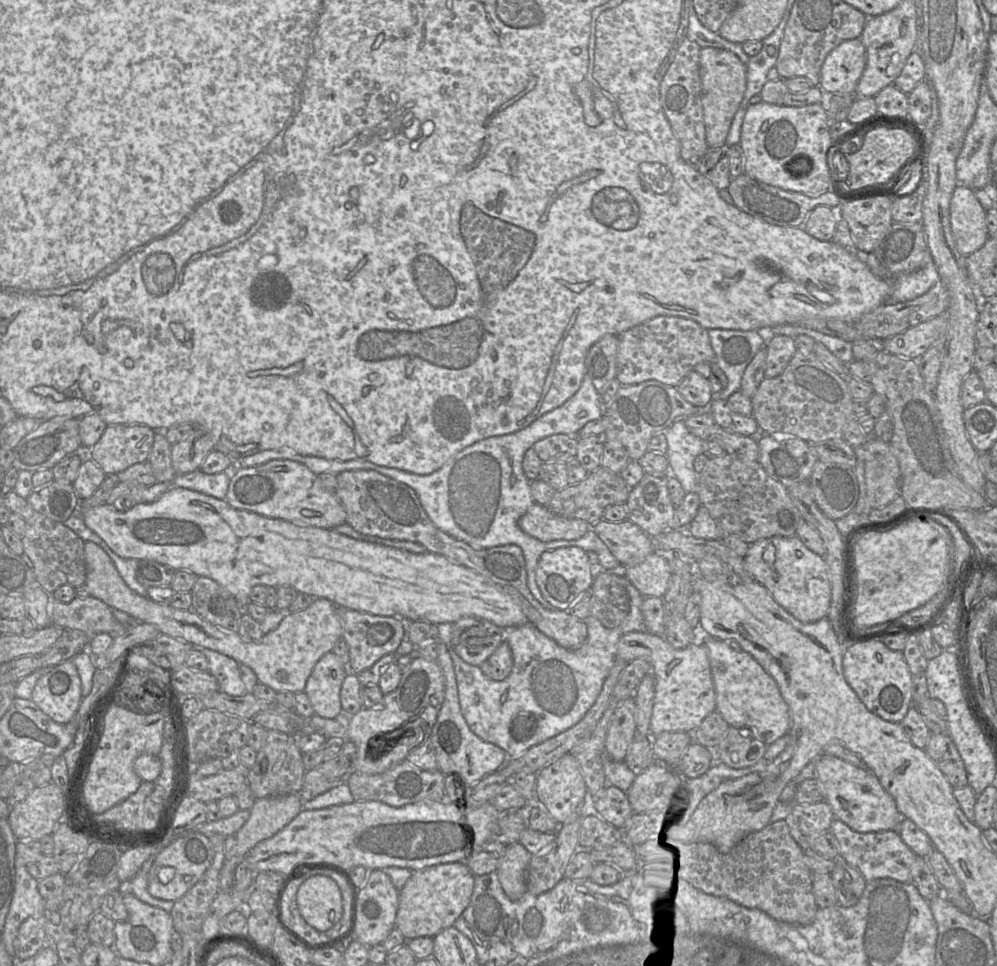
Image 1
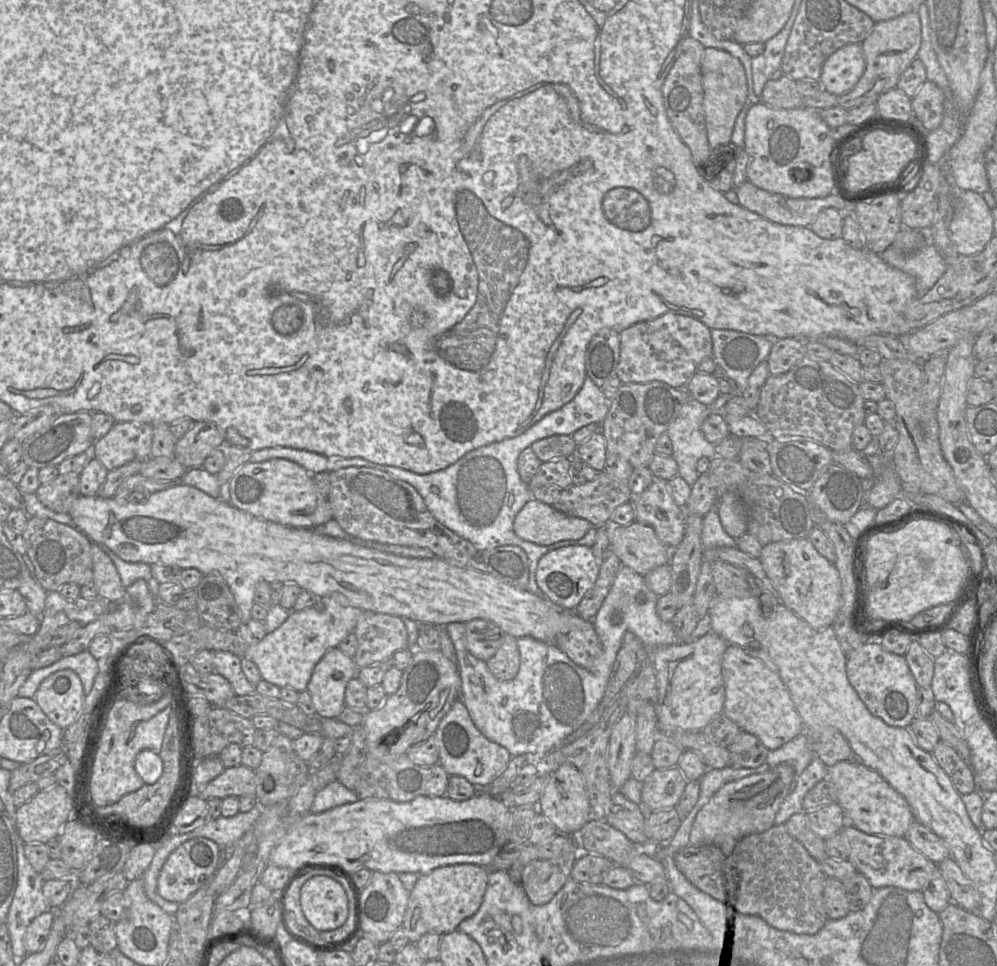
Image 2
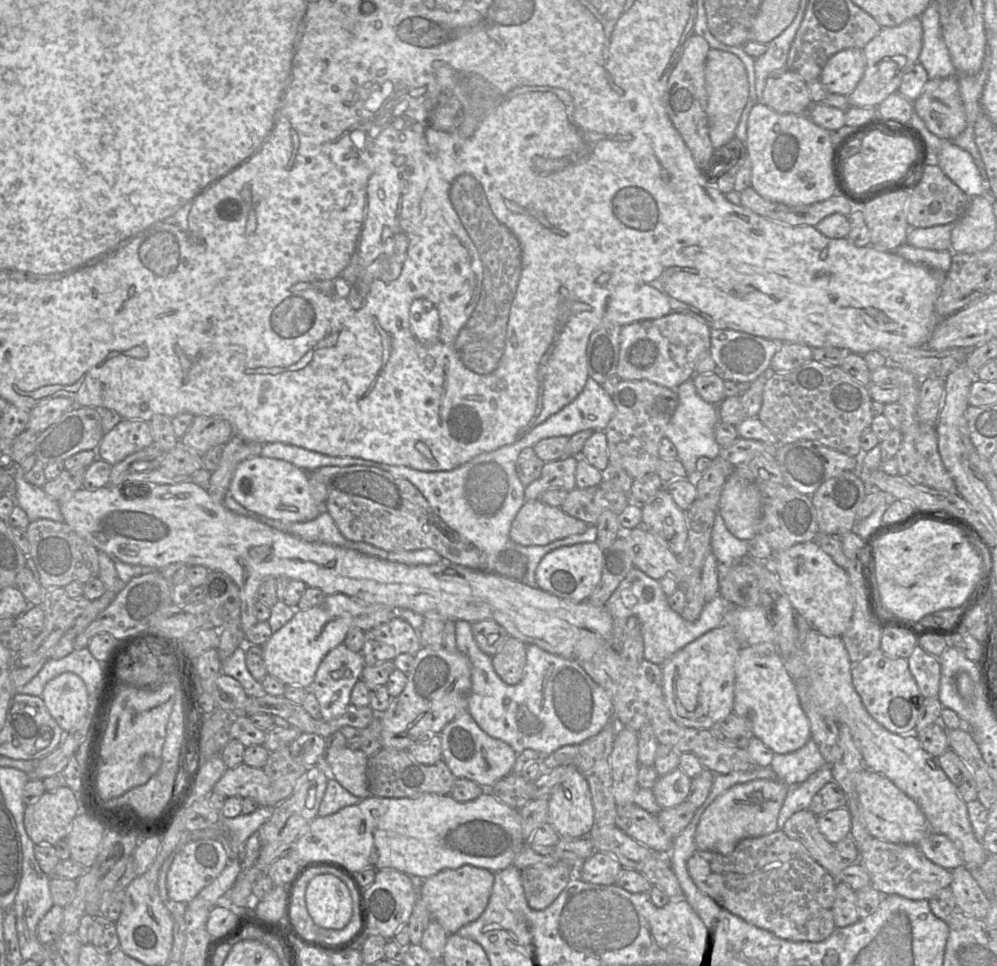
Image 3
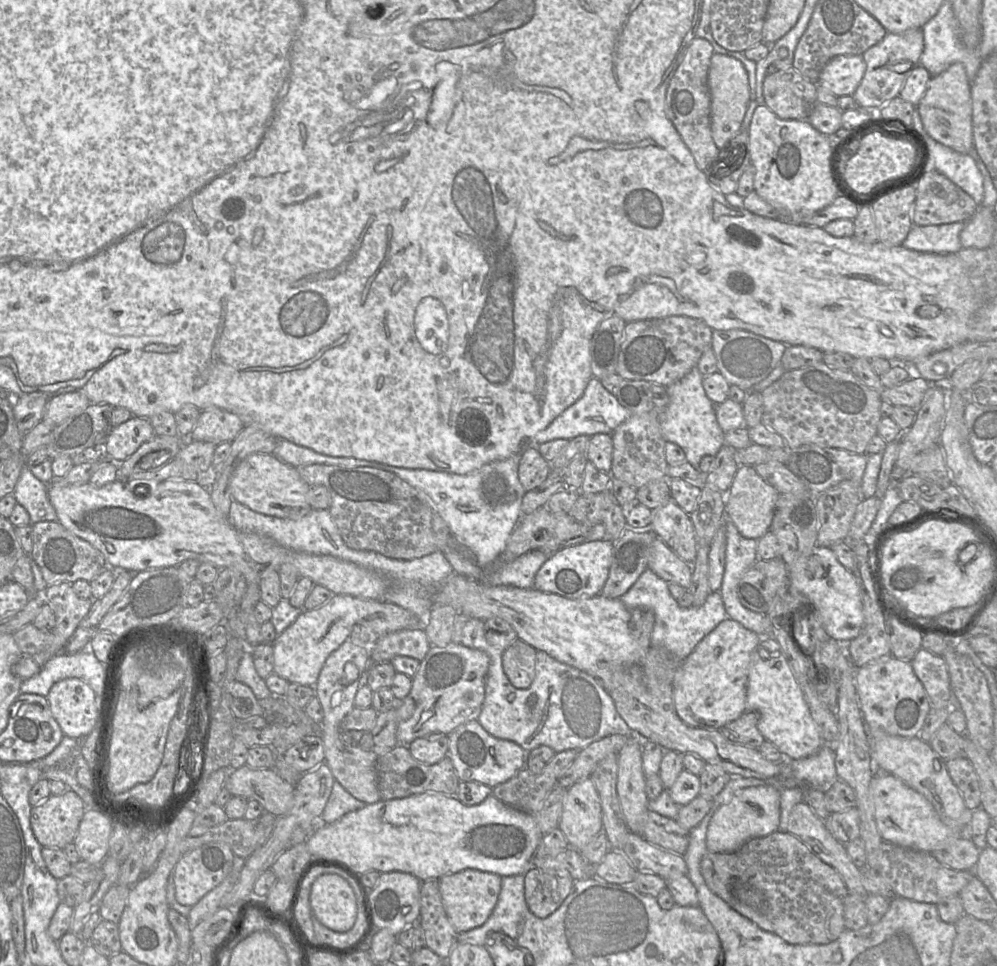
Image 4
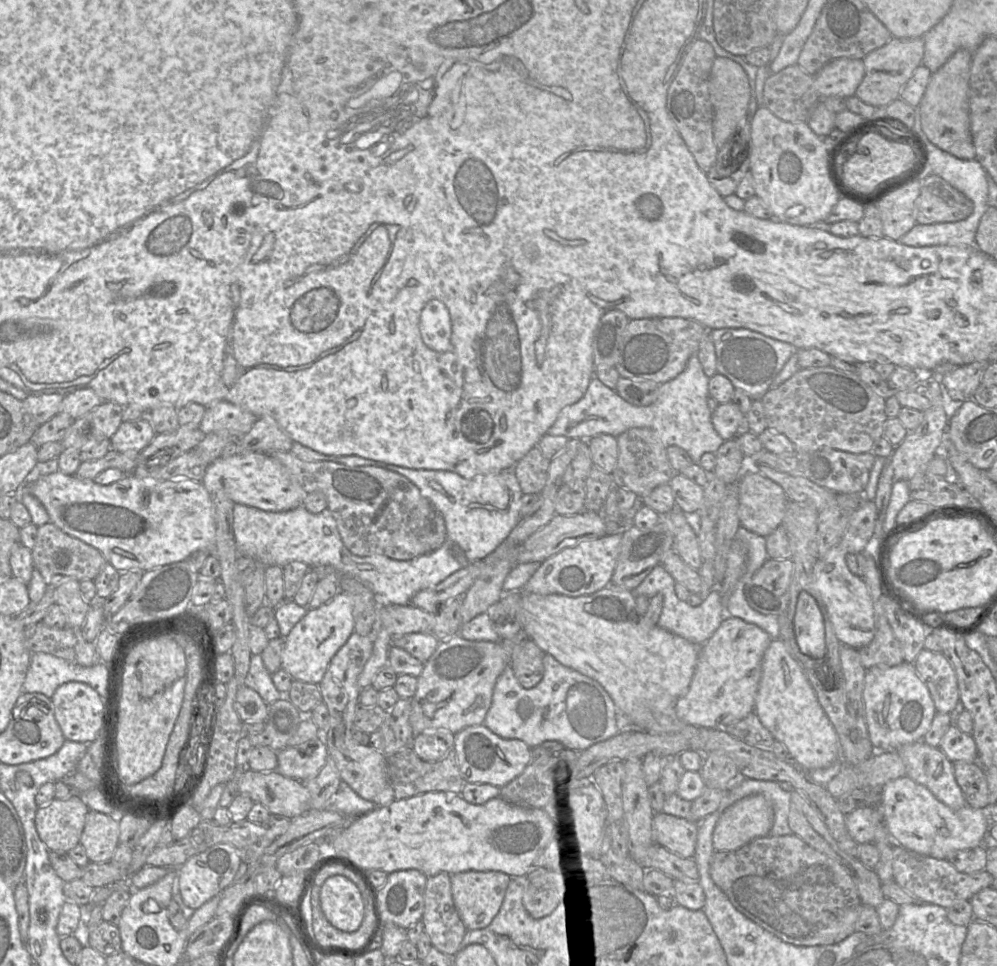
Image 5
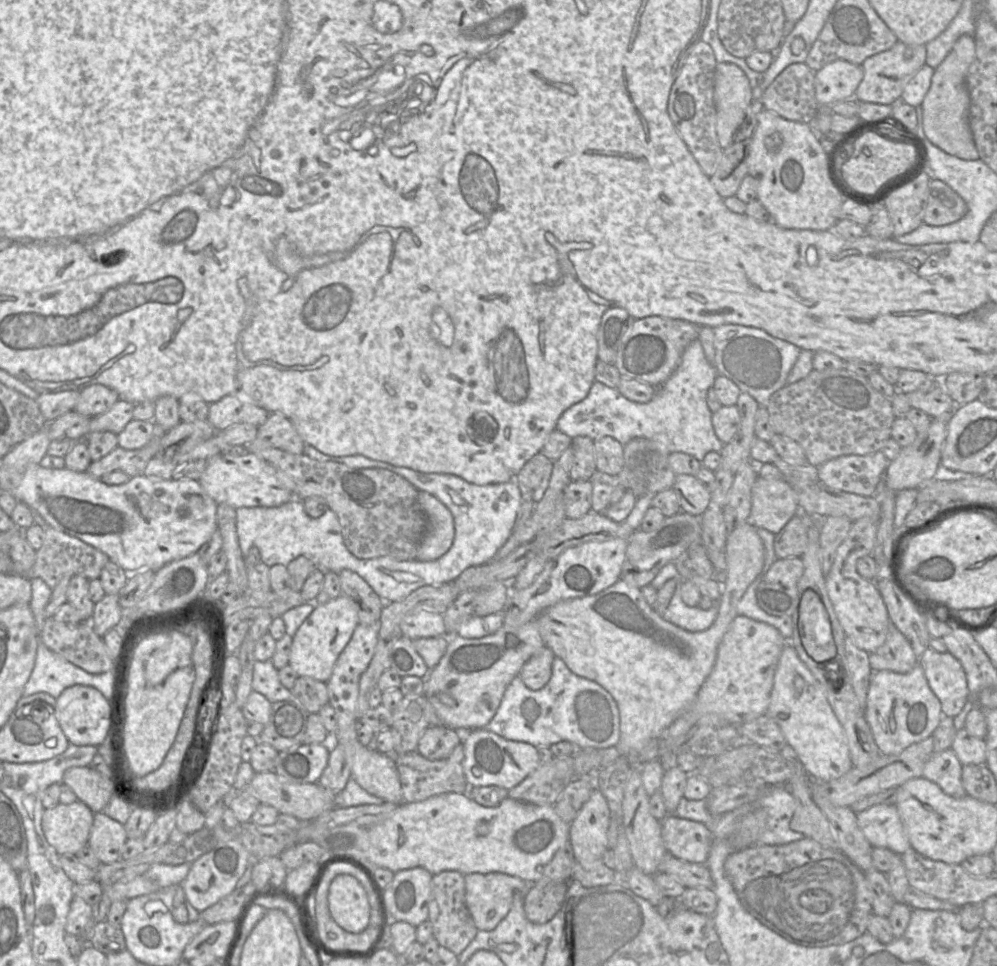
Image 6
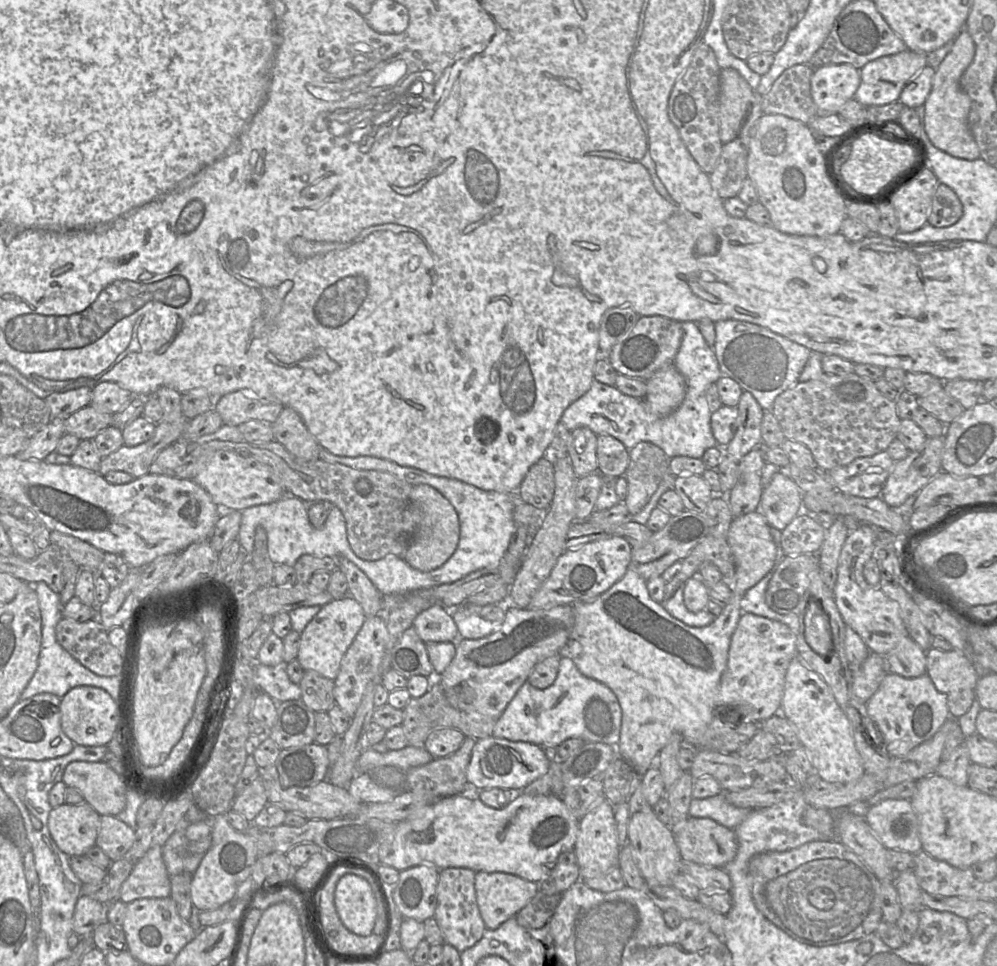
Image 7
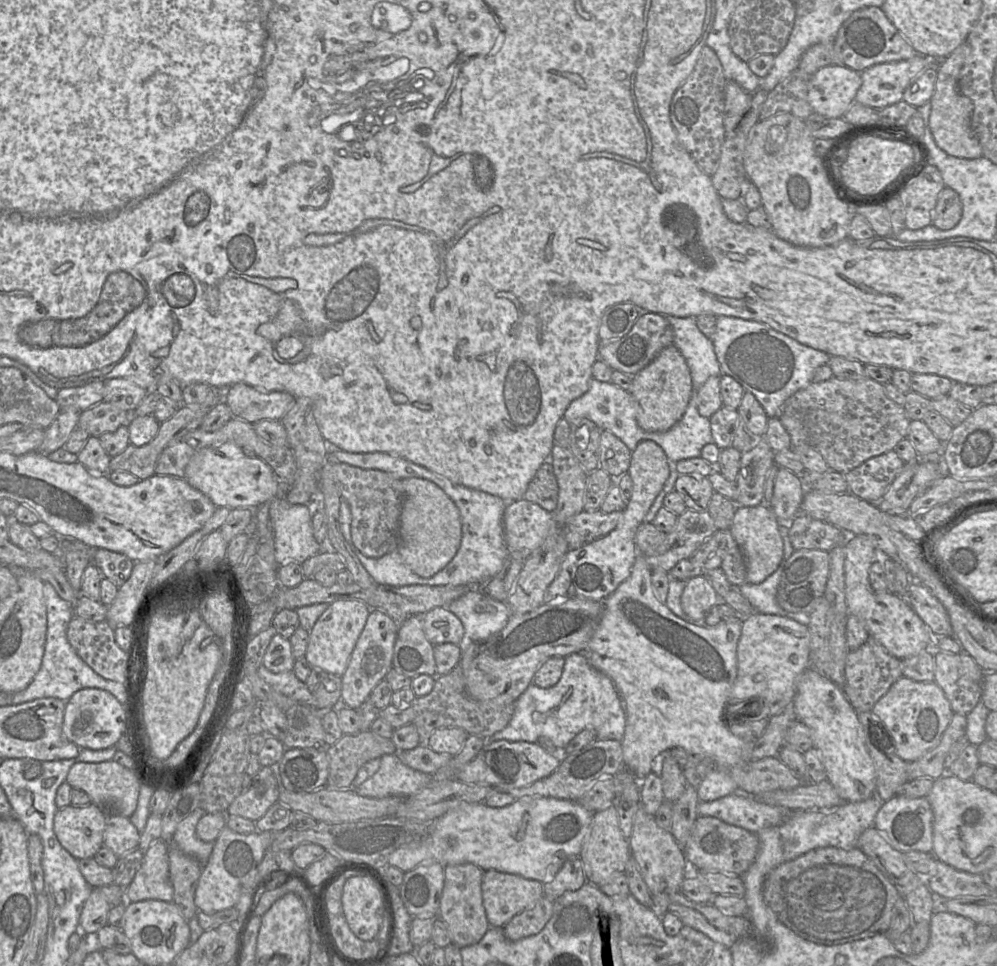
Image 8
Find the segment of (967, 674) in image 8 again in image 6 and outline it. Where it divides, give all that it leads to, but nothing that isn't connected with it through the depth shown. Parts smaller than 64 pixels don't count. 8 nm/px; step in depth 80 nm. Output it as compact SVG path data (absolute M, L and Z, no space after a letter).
M928 648L918 659L928 685L941 703L943 716L954 718L970 700L967 679L961 663L949 652L939 653Z

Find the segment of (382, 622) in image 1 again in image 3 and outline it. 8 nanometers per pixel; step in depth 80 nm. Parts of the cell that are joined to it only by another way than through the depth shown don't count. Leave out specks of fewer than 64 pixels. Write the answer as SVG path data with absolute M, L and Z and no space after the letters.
M395 617L368 631L360 651L366 666L393 661L398 655L415 655L422 648L420 633L407 621Z

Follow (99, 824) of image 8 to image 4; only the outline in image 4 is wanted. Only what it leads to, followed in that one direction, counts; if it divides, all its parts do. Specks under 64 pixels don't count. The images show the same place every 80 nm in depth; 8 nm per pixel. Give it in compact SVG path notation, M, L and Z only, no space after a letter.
M72 790L63 795L50 795L32 807L30 823L32 831L42 847L63 849L74 842L80 822L85 814L82 799Z

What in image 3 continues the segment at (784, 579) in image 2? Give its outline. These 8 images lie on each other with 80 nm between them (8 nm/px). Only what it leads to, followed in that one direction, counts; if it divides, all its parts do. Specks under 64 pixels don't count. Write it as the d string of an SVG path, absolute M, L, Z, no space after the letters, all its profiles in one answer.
M814 541L802 542L774 552L770 560L794 611L827 637L841 637L854 610L853 588L845 569L838 566Z

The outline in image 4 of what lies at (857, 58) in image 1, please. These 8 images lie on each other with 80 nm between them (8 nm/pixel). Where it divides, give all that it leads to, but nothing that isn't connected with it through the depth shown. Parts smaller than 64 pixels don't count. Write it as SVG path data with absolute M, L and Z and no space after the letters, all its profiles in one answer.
M838 55L822 69L818 84L837 97L852 96L865 71L866 63L862 55Z

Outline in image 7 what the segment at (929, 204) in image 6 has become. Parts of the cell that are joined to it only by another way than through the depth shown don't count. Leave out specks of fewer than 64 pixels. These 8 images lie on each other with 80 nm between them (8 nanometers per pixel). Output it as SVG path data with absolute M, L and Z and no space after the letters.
M939 183L935 189L927 223L934 227L948 227L956 223L963 214L963 206L955 192Z

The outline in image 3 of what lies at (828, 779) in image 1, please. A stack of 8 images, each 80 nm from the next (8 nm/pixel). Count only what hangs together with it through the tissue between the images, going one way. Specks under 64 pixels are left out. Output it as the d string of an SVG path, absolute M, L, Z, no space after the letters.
M866 768L857 775L856 790L864 826L872 837L891 843L917 845L931 832L916 802L886 776Z

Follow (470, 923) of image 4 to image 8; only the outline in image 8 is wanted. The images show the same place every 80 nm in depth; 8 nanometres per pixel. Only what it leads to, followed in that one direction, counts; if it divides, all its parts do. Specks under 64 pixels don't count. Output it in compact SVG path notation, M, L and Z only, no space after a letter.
M495 870L484 871L481 888L483 906L492 927L503 927L511 918L533 907L543 897L542 883Z

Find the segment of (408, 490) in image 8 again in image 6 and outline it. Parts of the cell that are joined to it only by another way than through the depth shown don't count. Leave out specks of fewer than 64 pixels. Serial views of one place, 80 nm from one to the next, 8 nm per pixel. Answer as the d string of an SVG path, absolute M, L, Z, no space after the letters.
M418 492L418 503L427 520L427 531L419 545L416 560L434 561L452 546L455 536L453 515L434 495Z

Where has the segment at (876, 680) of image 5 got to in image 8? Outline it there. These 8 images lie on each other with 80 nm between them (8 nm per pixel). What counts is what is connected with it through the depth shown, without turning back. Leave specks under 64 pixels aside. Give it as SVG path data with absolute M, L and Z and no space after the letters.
M900 677L875 703L871 713L886 727L894 741L895 754L910 763L935 748L948 727L953 711L942 689L934 682Z

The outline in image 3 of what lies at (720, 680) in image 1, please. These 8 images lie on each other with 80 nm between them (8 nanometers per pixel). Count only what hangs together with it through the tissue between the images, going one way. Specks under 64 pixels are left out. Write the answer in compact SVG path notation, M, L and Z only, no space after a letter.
M772 643L741 646L735 664L732 713L748 717L754 736L775 754L796 751L811 738L810 723L800 704L796 685Z

